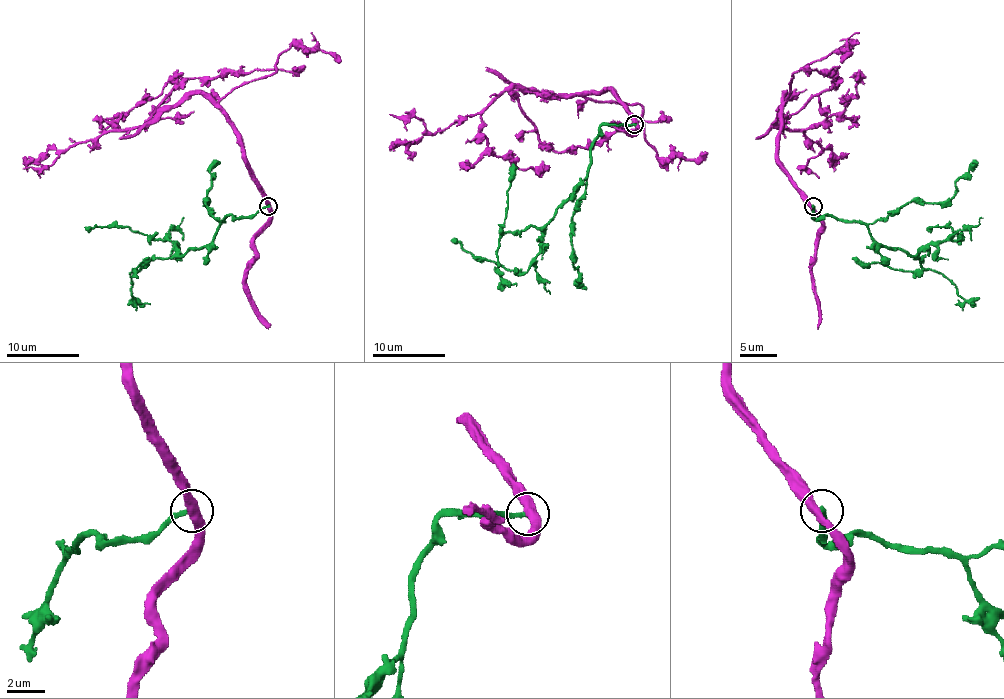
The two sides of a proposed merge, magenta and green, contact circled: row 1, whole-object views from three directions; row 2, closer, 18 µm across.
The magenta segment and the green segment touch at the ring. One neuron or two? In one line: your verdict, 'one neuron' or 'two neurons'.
two neurons

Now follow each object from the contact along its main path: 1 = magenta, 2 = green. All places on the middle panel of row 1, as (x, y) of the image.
1: (635, 125), (609, 90), (506, 90), (484, 112), (482, 137), (497, 155), (517, 166), (549, 165)
2: (635, 125), (598, 126), (589, 170), (548, 225), (540, 254), (526, 272), (477, 259), (451, 239)

